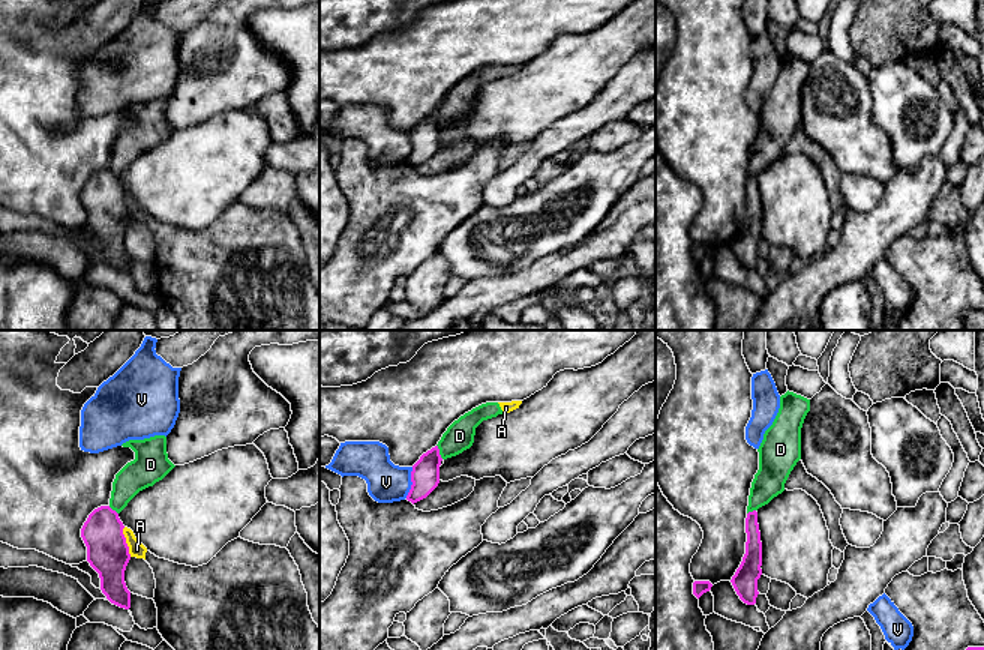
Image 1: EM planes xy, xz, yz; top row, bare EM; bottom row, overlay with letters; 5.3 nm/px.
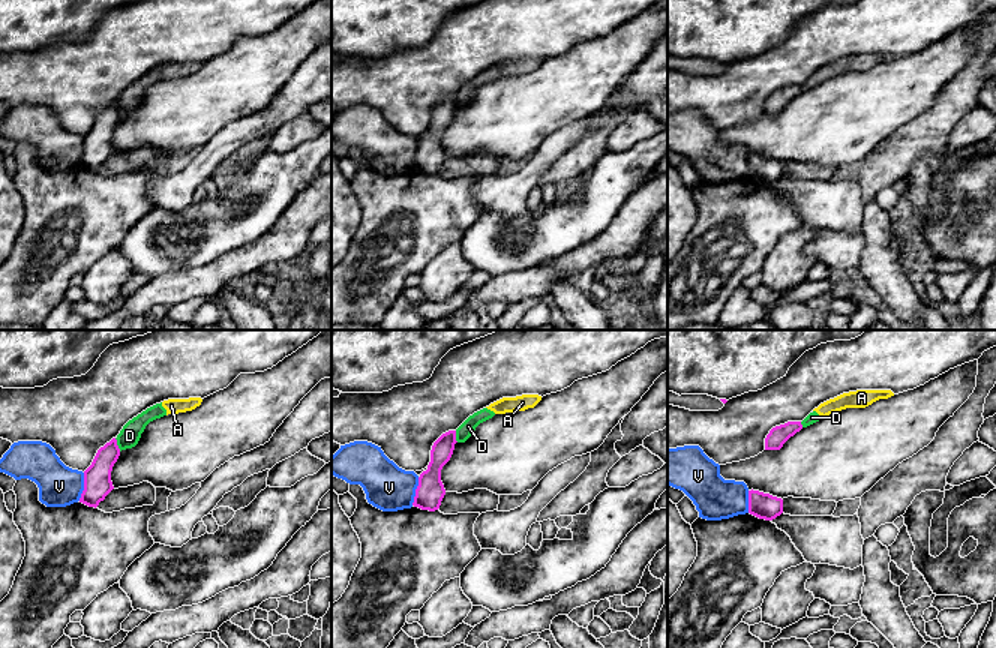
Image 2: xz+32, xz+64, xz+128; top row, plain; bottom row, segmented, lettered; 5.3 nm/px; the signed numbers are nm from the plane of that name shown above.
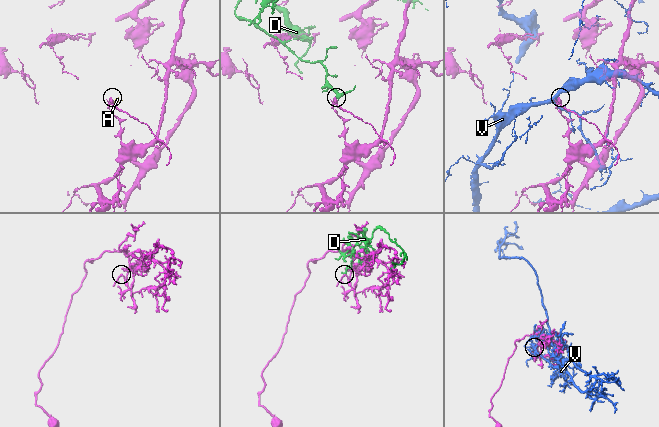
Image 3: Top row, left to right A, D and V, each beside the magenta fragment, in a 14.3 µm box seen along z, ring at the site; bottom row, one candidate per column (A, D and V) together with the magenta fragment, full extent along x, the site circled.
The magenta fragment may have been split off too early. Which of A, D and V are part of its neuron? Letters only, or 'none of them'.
none of them

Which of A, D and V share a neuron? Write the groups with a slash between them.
A D / V

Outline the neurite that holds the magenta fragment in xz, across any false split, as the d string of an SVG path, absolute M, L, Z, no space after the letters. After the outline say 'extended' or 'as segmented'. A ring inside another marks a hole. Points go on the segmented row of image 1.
M438 446L432 447L420 456L412 465L411 489L406 500L412 504L426 498L440 483L441 455Z | as segmented

